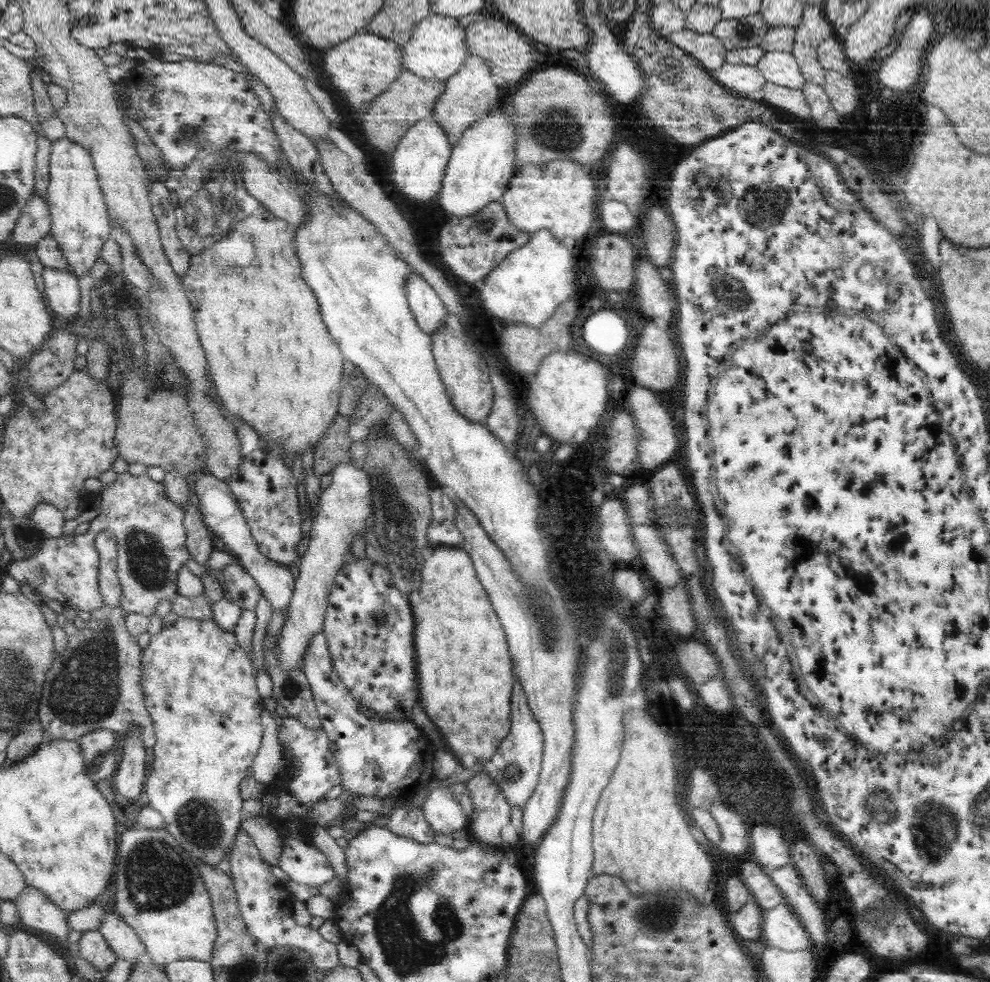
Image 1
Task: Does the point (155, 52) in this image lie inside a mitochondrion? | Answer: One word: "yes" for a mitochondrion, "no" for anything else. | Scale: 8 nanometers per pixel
no

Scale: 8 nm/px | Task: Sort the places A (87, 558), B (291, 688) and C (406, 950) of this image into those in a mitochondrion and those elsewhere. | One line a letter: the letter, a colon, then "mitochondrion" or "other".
A: other
B: mitochondrion
C: mitochondrion

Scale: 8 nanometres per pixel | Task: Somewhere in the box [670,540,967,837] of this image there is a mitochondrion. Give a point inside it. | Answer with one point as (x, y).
(869, 800)

